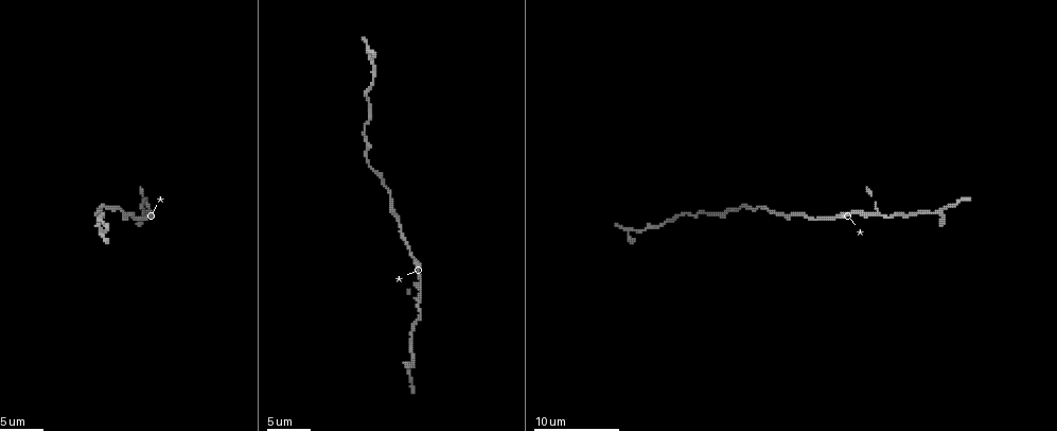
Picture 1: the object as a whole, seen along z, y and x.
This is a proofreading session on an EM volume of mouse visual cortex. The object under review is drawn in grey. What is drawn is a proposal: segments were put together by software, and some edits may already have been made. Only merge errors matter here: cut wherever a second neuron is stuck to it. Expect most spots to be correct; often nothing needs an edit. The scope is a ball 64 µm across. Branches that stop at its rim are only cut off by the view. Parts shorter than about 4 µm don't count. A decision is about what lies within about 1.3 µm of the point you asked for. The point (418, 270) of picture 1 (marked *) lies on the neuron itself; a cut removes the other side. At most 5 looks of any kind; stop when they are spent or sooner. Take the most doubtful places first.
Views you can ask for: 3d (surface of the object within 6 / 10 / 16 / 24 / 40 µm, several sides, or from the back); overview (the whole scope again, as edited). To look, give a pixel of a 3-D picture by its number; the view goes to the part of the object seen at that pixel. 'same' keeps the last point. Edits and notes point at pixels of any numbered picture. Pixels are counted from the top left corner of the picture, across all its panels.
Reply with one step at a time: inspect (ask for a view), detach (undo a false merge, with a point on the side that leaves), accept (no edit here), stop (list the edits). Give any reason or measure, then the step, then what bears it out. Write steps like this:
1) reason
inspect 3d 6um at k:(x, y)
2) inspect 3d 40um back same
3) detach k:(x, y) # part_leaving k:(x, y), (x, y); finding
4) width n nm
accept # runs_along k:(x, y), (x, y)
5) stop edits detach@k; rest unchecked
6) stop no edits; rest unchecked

two arms in line, one across
inspect 3d 6um at 1:(876, 213)

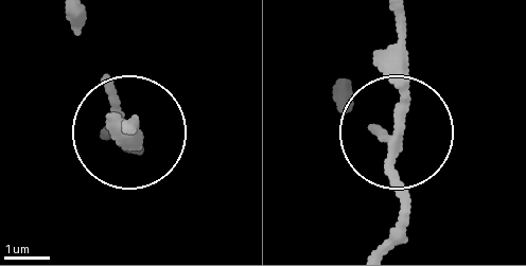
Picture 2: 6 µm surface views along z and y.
inspect 3d 6um back at 2:(398, 130)

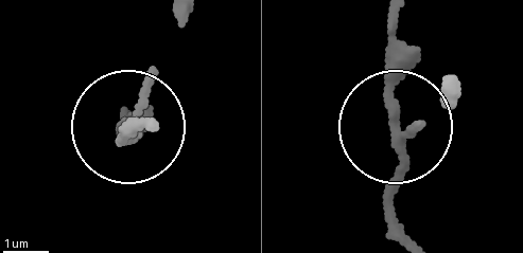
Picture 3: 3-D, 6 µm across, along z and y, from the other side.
width 180 nm
accept # runs_along 3:(388, 12), (400, 172), (388, 236); all the same neuron

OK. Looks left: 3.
inspect 3d 6um at 1:(415, 257)

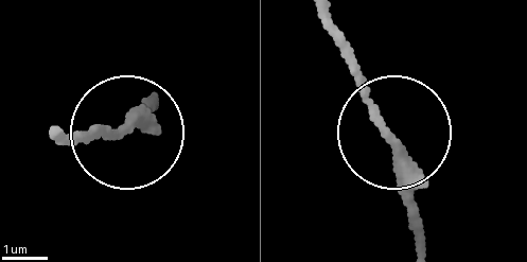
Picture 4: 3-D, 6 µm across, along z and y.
accept # one neuron here

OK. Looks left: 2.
sudden change in width
inspect 3d 10um at 1:(114, 206)

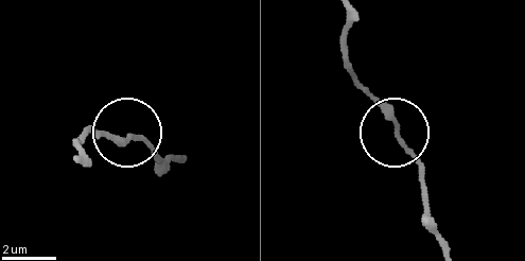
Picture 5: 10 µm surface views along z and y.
accept # runs_along 5:(449, 247), (433, 220), (419, 164), (354, 85); continuous, no second neuron

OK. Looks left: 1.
stop no edits; rest unchecked

